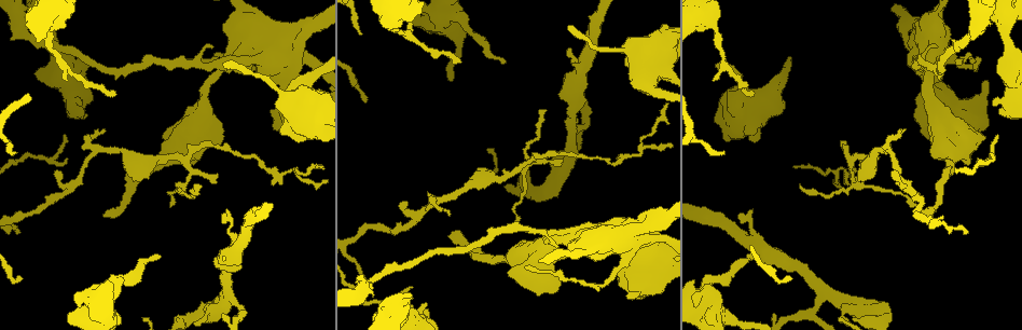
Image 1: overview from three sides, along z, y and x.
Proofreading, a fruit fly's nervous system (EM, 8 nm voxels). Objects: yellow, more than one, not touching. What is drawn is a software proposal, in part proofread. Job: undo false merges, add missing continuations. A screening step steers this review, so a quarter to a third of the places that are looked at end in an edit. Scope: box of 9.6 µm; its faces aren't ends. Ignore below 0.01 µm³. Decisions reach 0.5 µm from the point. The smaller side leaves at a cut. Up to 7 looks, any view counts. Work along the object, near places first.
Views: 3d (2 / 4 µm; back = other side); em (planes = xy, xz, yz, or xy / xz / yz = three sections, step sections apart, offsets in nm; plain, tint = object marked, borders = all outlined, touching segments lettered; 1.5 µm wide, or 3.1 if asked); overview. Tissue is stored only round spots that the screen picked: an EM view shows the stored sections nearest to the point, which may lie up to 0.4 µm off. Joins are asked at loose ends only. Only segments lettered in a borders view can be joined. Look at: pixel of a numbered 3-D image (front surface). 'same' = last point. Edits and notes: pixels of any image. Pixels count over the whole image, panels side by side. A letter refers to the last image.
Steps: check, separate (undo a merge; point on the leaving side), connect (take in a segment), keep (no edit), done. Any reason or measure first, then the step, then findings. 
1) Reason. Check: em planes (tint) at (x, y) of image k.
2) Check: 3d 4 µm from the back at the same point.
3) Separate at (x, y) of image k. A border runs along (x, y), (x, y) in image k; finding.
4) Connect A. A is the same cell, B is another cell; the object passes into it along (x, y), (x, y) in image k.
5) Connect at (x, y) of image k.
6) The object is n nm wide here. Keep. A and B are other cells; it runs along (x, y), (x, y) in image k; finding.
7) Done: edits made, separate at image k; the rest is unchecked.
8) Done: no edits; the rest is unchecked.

Thick end. Check: em planes (borders) at (626, 57) of image 1.

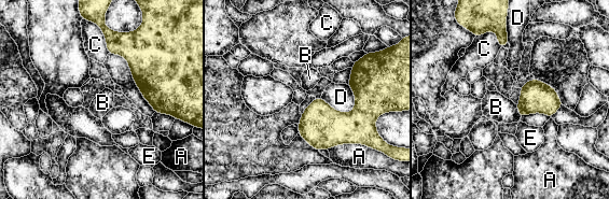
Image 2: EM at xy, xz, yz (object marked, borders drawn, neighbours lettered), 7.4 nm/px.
The longest contact is with A, 360 nm. Keep. A, B, C, D and E are other cells; none of them fits.

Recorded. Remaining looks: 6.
Check: 3d 4 µm at (585, 67) of image 1.

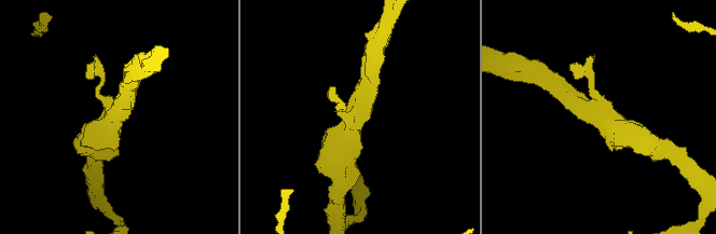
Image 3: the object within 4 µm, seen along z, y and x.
3 arms meet here. Check: em planes (borders) at (113, 117) of image 3.

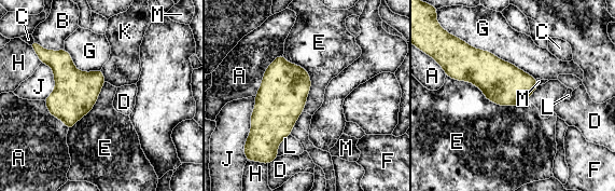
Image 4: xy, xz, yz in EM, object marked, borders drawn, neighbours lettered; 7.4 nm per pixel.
The longest contact is with E, 650 nm. Keep. A, B, C, D, E, F, G, H, J, K, L and M are other cells; all the same cell.

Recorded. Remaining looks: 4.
Check: 3d 4 µm at (459, 62) of image 1.

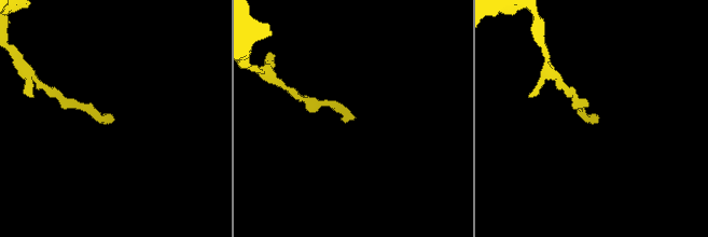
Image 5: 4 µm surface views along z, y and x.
Check: em planes (borders) at (591, 118) of image 5.

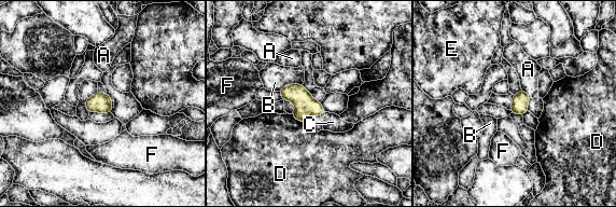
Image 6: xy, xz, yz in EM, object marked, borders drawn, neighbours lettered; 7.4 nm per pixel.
Connect C. C is the same cell, A, B, D, E and F are other cells; the object passes into it along (306, 106), (322, 114), (333, 122) in image 6; the cell continues.

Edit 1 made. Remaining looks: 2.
Done: edits made, connect at image 6; the rest is unchecked.

